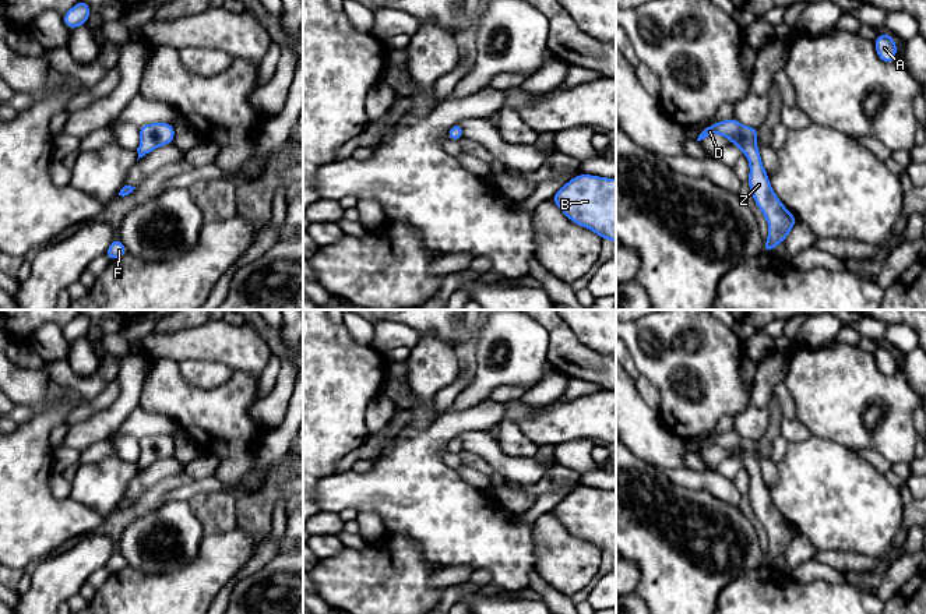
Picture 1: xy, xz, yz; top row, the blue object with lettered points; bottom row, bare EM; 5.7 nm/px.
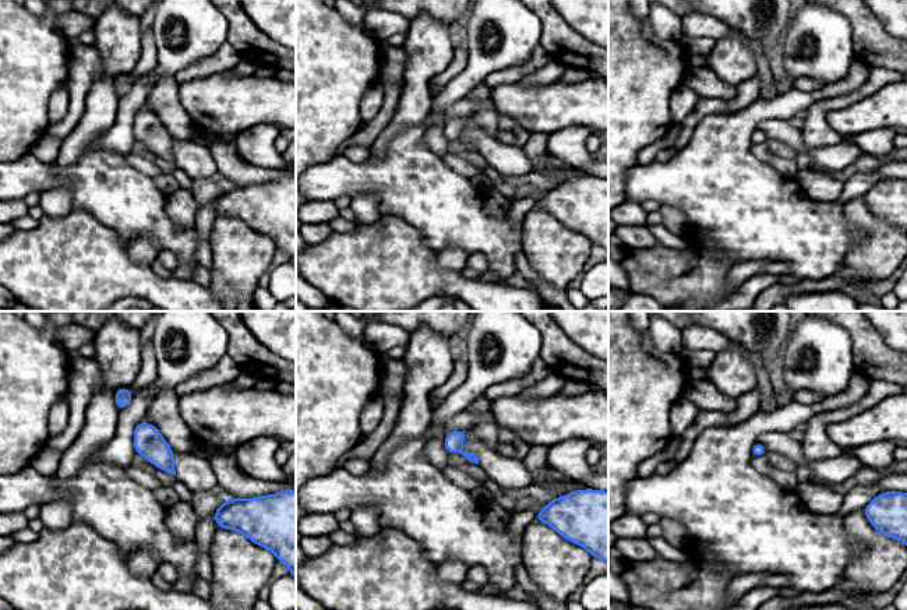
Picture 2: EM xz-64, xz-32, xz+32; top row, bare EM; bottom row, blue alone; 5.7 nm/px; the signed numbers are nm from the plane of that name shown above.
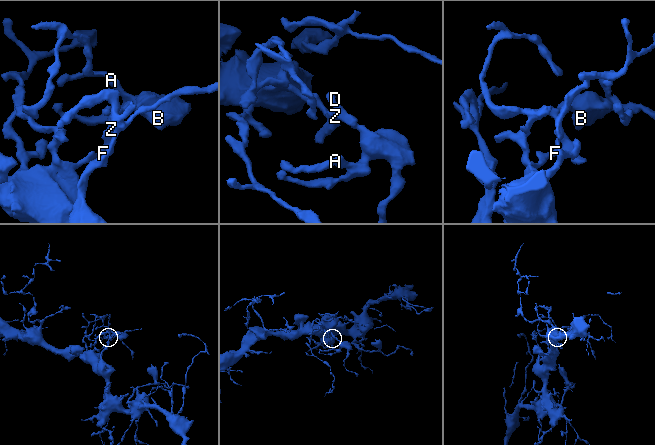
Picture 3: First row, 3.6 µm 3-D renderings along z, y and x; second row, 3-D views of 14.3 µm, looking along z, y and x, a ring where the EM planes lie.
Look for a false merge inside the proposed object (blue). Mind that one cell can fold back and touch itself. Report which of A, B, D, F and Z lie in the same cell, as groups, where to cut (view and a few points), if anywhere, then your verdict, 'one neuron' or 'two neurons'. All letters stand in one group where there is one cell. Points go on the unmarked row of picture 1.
A B D F Z | no cut | one neuron

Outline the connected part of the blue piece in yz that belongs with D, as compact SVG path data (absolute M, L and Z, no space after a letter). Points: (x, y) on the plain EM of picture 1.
M733 430L710 437L697 451L704 452L712 447L722 447L730 452L730 456L737 458L750 476L749 500L756 514L756 518L764 526L770 539L770 550L763 557L764 565L772 565L774 560L785 554L791 541L796 537L798 532L784 519L779 511L774 507L768 487L761 476L761 467L756 458L758 442L754 440L743 438Z

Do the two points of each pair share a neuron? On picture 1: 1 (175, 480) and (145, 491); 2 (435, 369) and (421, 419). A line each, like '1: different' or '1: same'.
1: same
2: same

